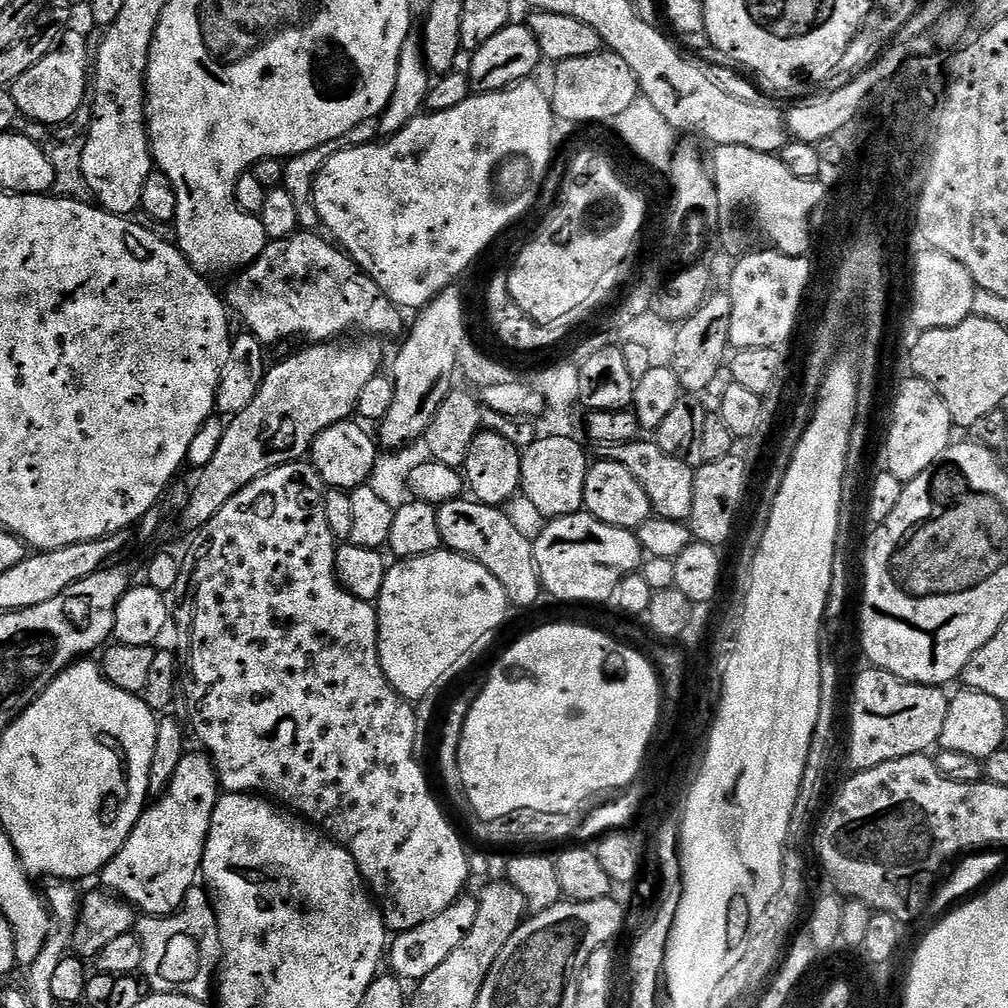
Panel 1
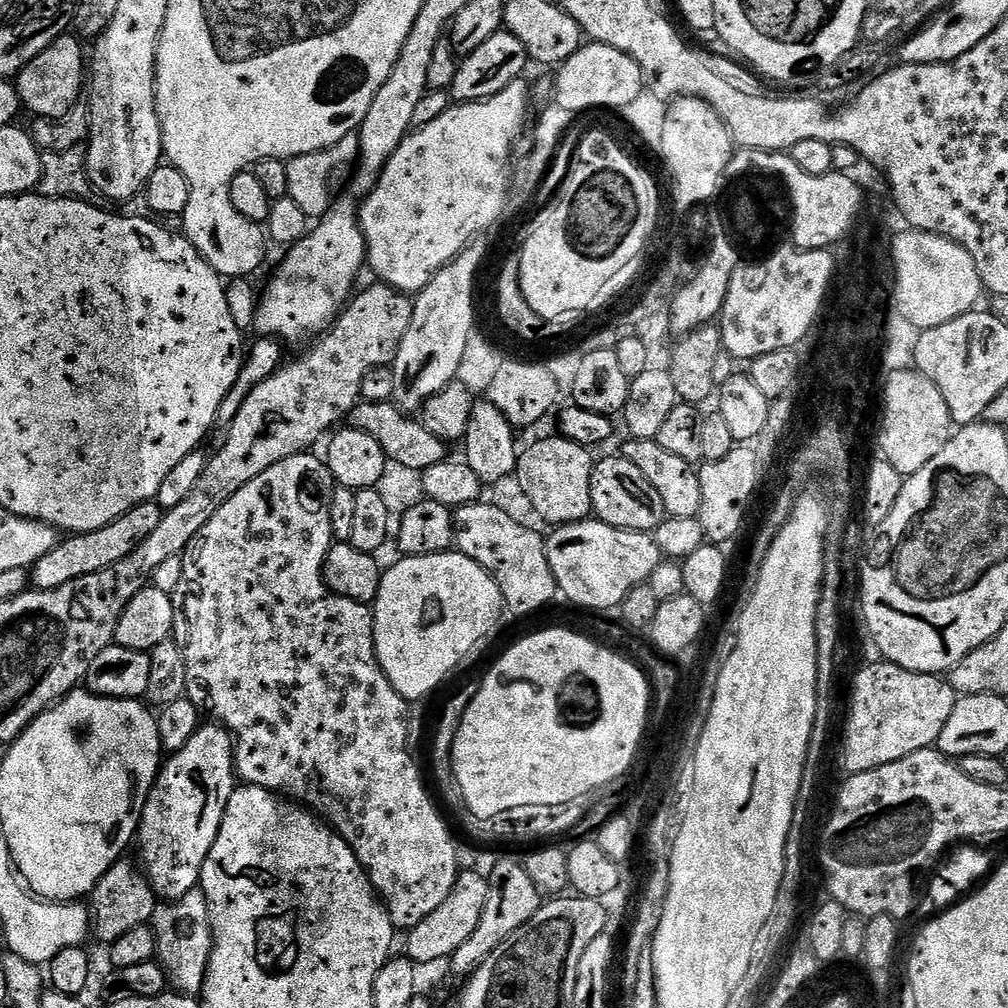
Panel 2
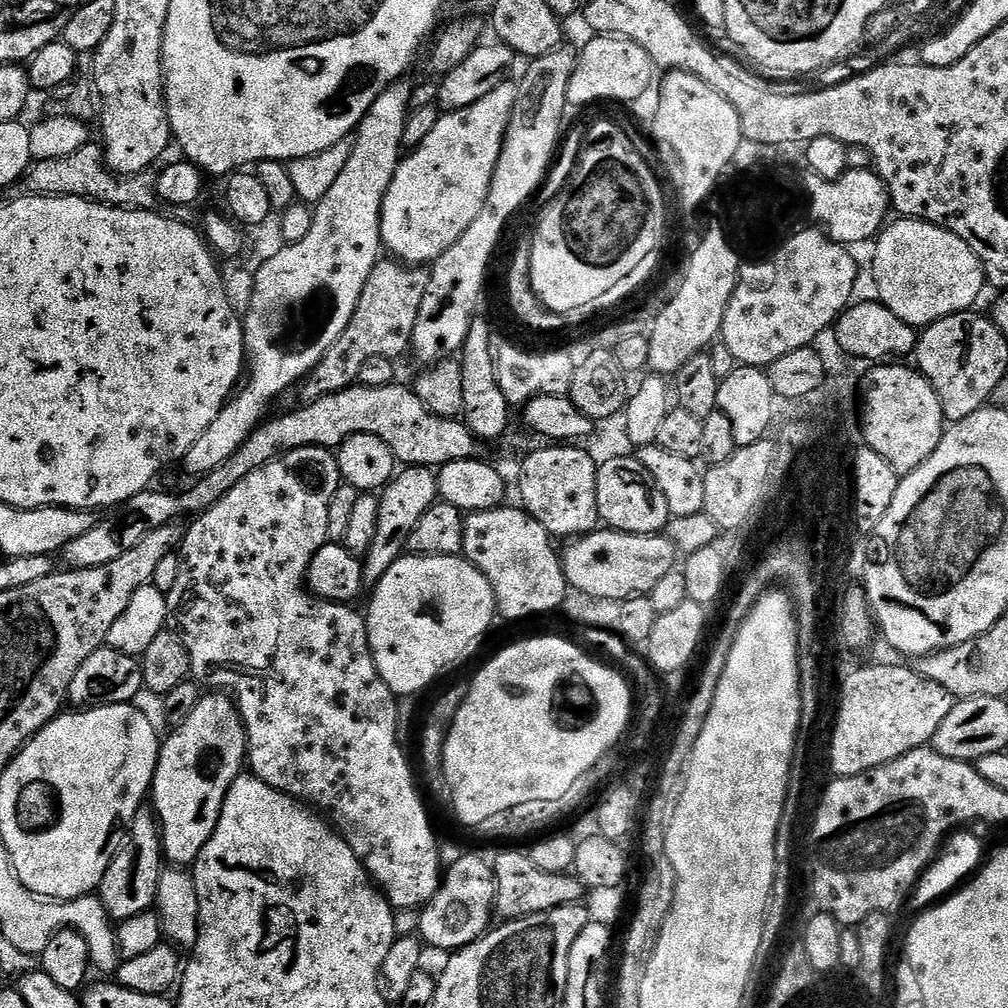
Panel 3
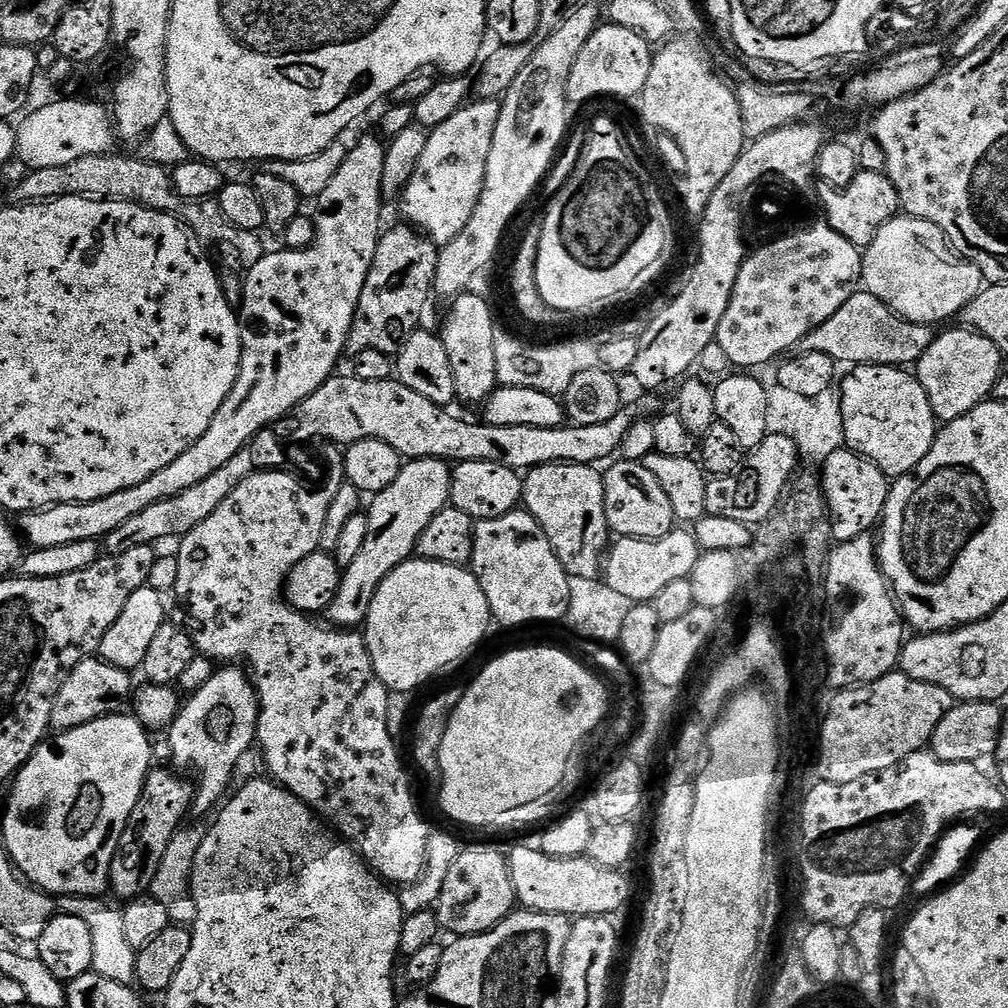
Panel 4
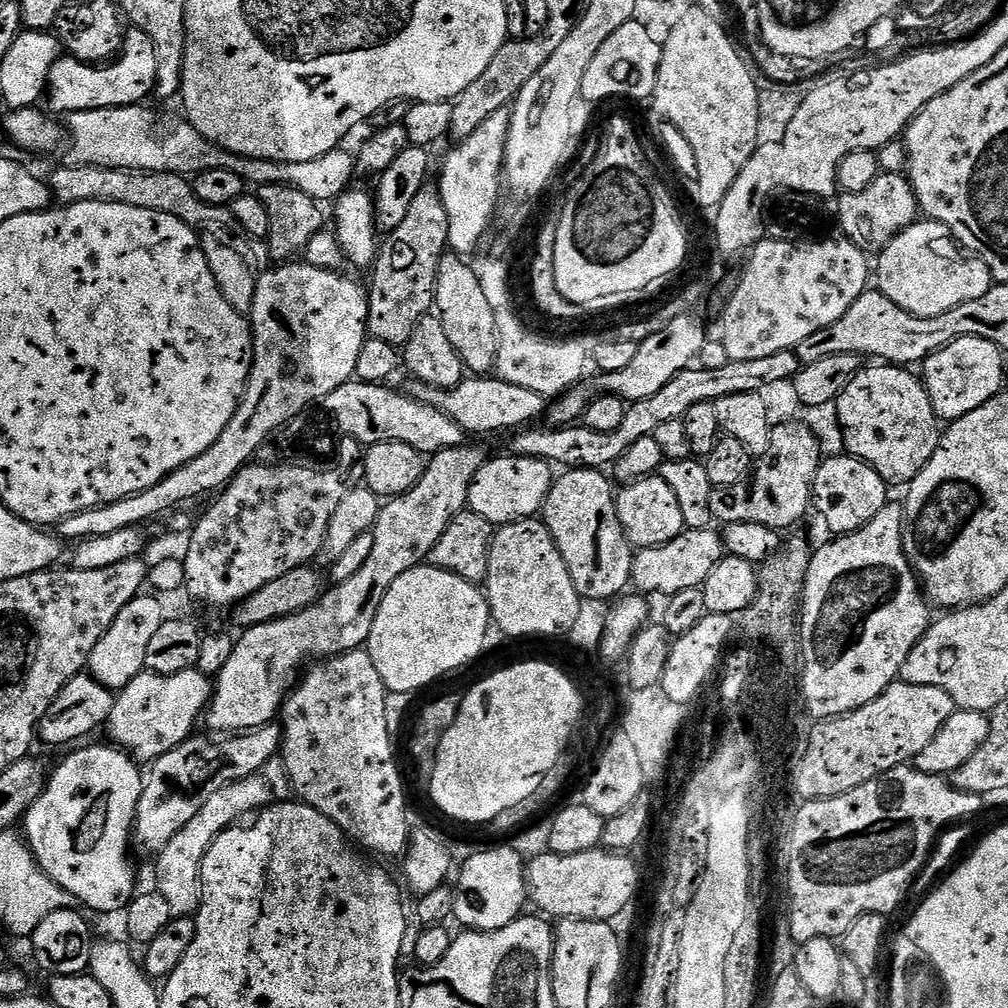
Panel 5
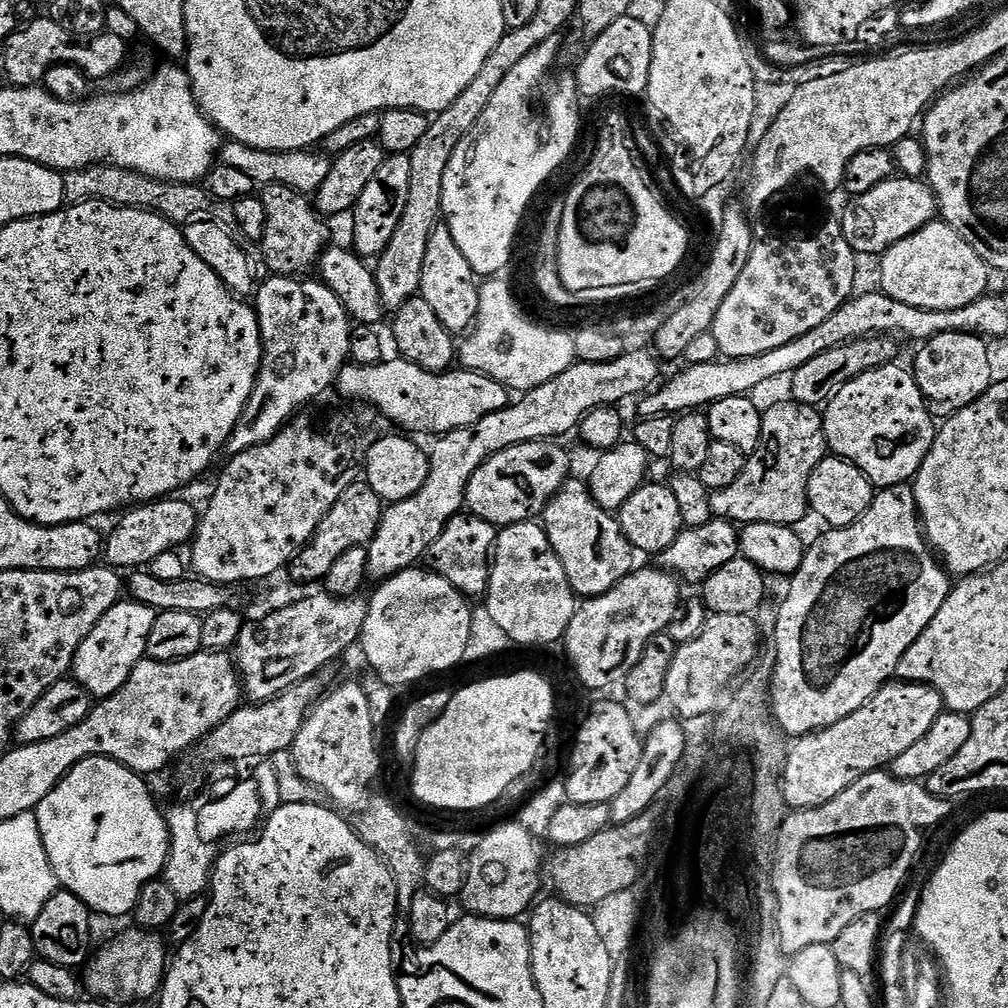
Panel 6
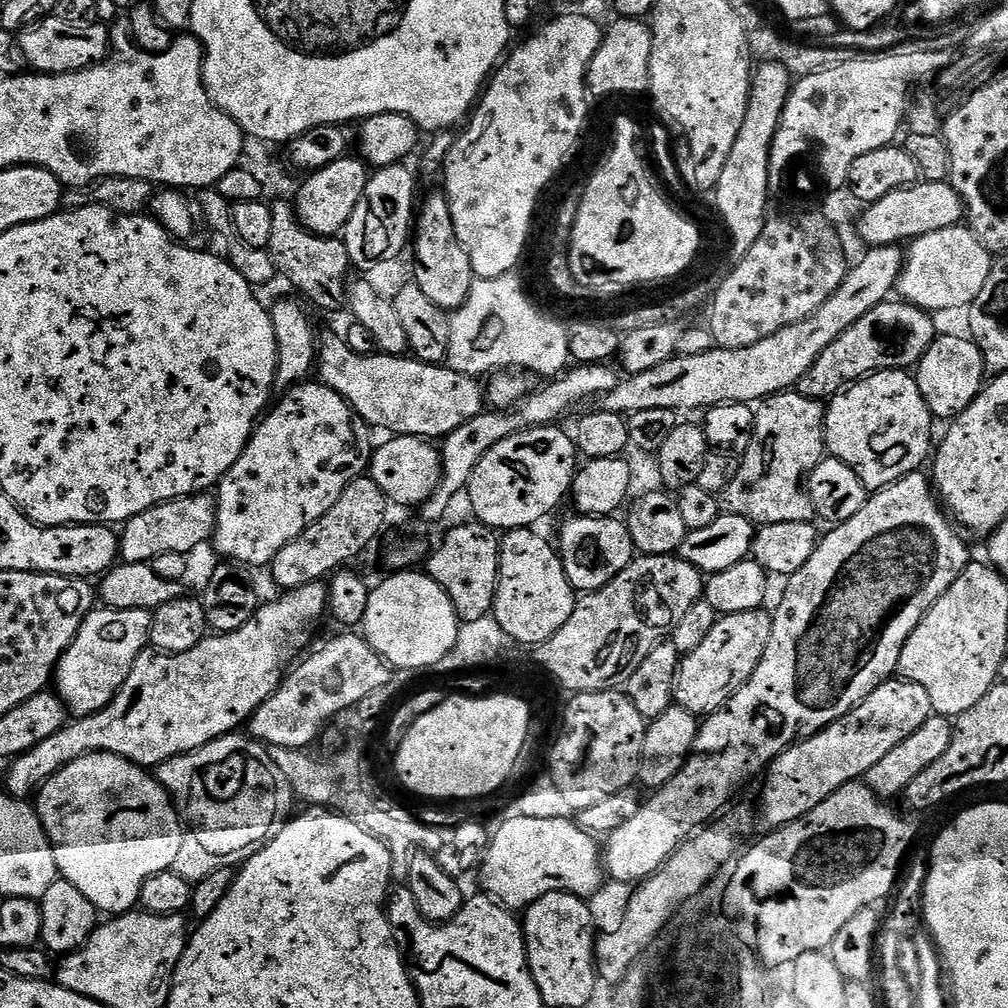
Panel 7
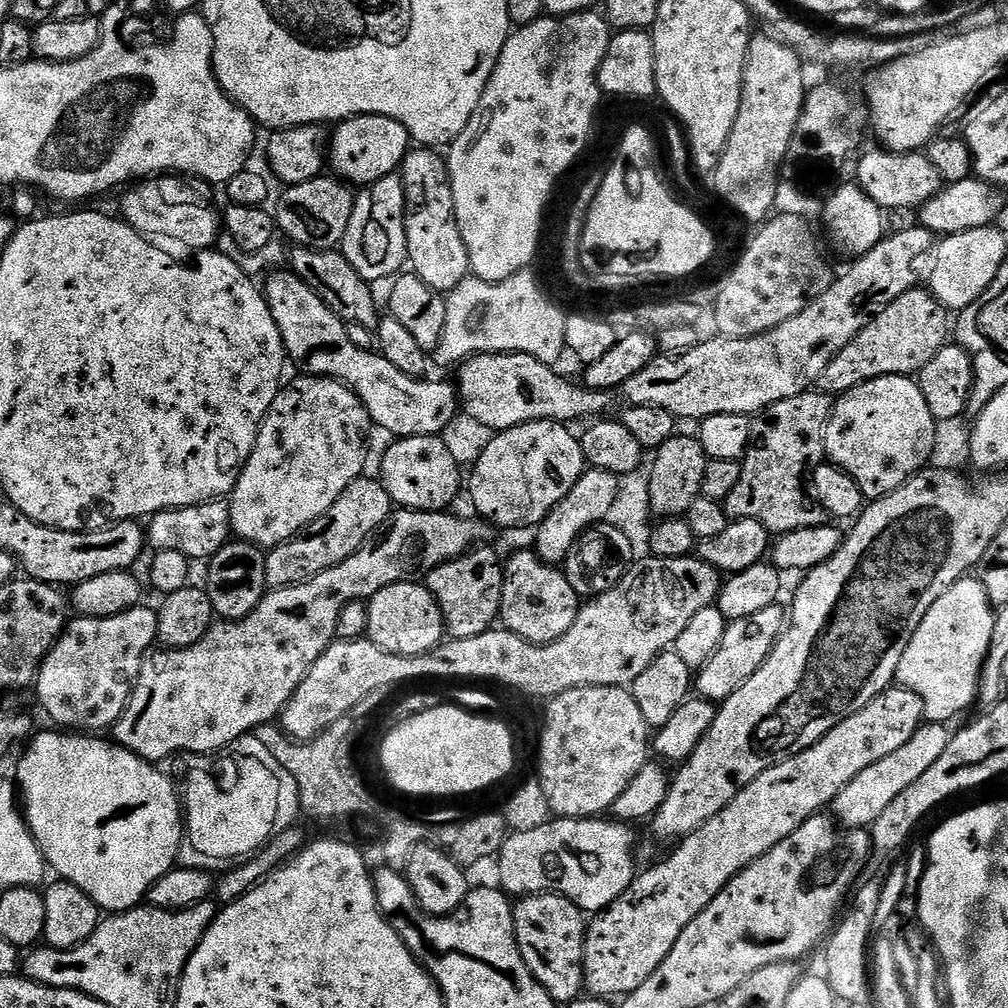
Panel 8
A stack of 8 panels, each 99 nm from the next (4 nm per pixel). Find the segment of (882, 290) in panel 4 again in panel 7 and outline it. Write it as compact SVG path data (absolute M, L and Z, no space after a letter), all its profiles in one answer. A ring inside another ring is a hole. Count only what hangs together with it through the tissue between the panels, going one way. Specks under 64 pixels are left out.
M957 226L946 230L934 230L934 234L926 234L911 241L910 247L906 252L904 273L900 276L898 292L899 295L904 295L901 297L907 303L916 304L929 314L948 312L951 308L964 310L975 302L978 294L982 294L982 286L986 286L986 282L990 278L993 263L993 253L985 248L984 243L973 234L971 228Z

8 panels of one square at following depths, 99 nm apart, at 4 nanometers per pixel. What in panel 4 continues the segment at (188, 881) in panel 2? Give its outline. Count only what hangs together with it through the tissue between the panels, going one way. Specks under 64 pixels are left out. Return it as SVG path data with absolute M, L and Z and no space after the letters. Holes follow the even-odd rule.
M240 666L217 667L210 682L183 701L180 713L172 721L166 735L168 748L172 751L171 763L177 769L189 768L193 772L191 775L196 787L193 813L208 812L212 807L215 809L225 799L224 791L240 759L247 754L251 744L253 747L257 743L256 723L259 717L260 701L256 699L256 687L249 673Z

